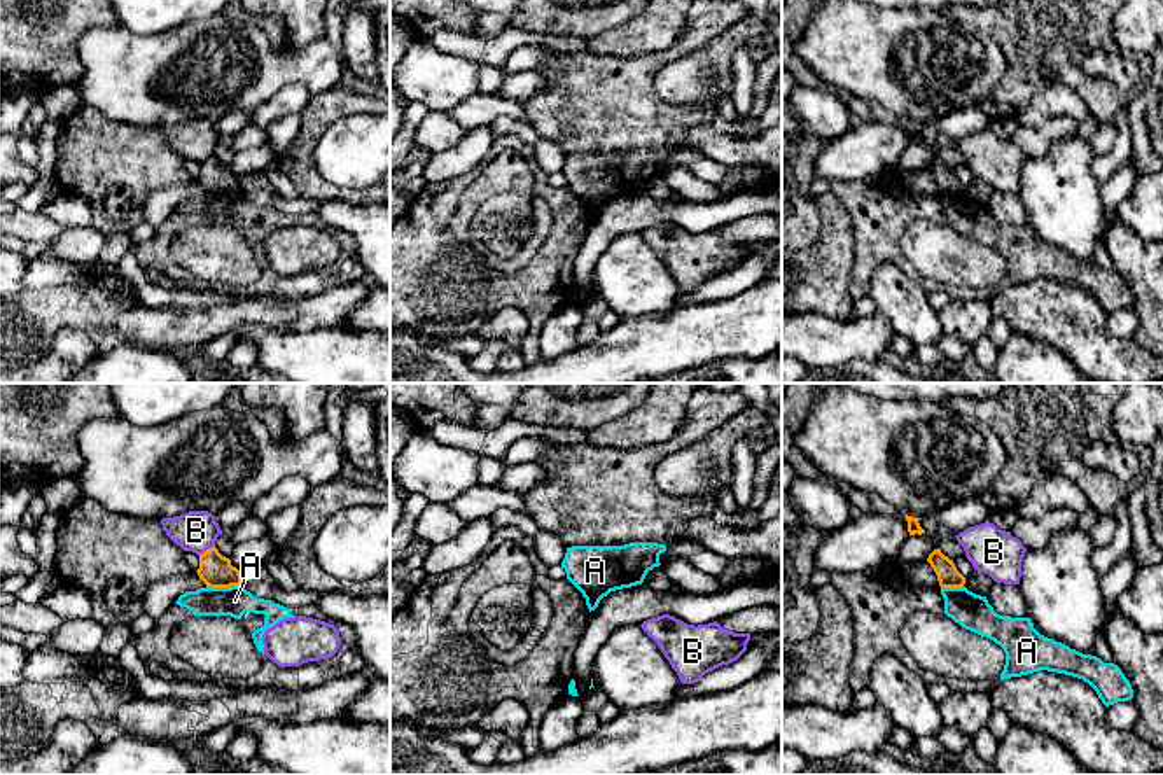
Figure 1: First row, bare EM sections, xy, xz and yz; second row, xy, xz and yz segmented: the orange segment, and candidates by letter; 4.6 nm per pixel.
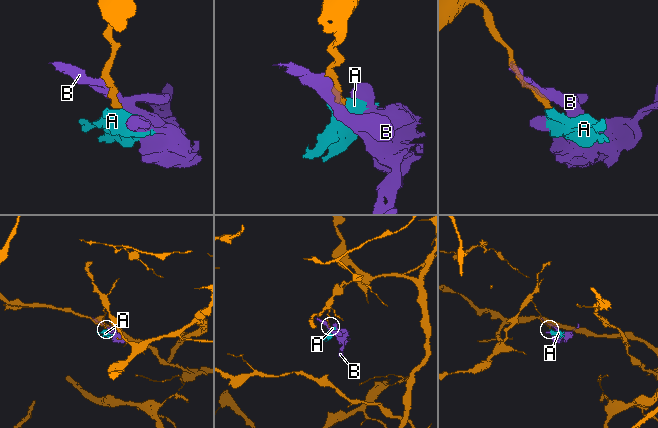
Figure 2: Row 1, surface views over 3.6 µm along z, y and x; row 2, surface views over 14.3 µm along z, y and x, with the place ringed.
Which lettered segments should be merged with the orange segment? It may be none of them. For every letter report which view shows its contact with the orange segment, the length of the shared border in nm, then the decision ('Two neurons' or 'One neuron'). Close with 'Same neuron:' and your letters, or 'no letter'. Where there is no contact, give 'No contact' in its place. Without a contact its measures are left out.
A: Touches orange in xy. Shared border 160 nm. Two neurons
B: Touches orange in xy. Shared border 90 nm. Two neurons
Same neuron: no letter

